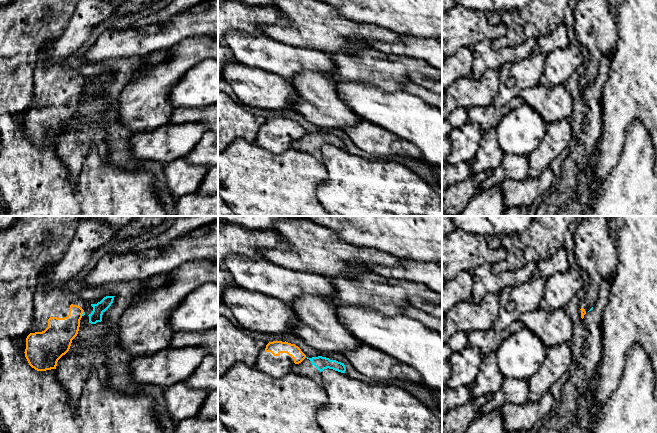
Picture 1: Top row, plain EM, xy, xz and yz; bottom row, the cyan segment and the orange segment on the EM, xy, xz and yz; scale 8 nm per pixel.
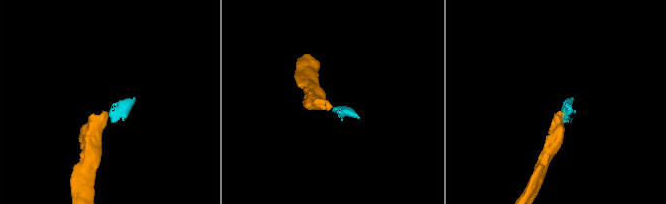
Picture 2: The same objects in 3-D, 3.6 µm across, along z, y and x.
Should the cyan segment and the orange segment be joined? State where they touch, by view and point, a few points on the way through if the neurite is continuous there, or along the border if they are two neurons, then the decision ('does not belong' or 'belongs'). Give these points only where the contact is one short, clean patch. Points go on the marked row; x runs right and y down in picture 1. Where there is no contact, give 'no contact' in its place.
xy (83, 313) | along xy (83, 310), (81, 315) | does not belong

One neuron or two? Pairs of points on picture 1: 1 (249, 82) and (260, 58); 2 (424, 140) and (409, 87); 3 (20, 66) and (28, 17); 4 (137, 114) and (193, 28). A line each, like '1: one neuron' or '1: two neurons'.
1: two neurons
2: two neurons
3: one neuron
4: two neurons

